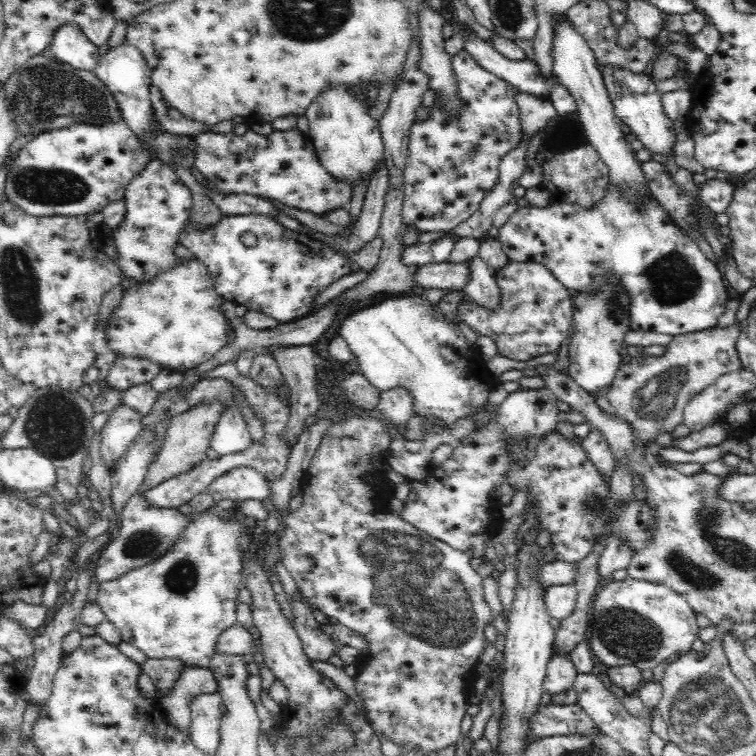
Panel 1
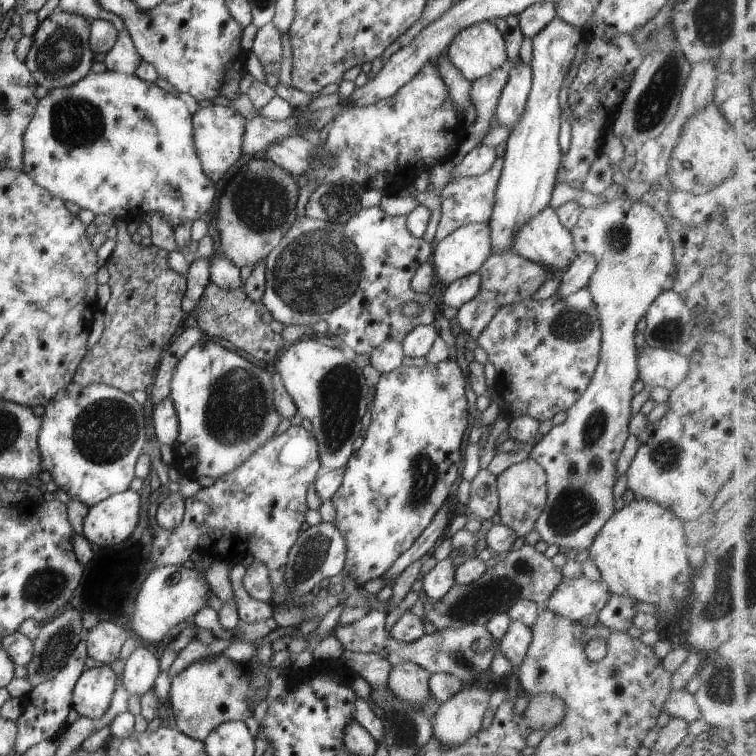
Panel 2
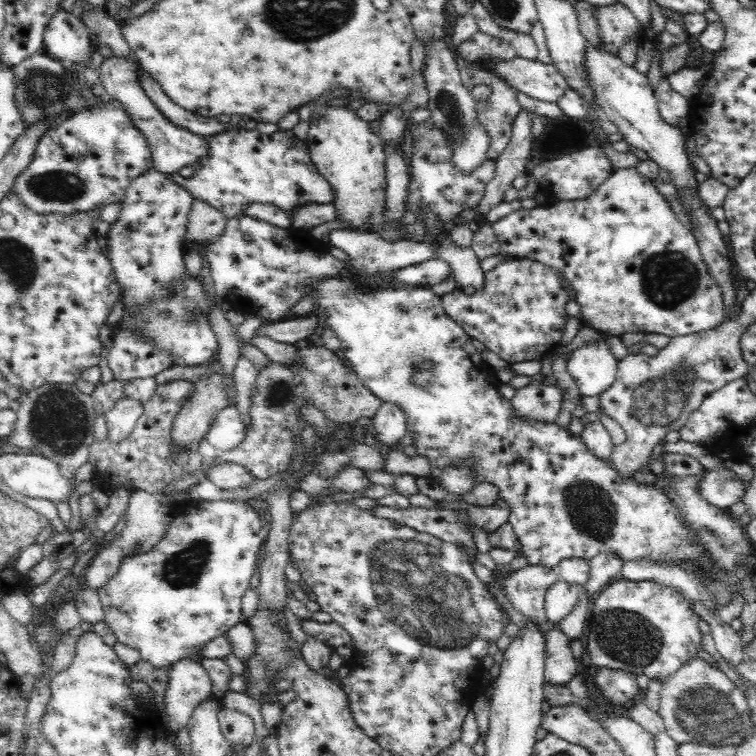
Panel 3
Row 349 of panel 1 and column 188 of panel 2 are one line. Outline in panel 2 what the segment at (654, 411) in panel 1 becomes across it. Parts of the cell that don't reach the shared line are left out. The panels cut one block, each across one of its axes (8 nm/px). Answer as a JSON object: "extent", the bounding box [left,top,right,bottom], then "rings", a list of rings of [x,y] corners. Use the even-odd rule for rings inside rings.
{"extent":[169,656,252,741],"rings":[[[215,656],[207,661],[194,661],[170,680],[169,702],[175,728],[191,739],[203,741],[209,730],[224,721],[243,721],[252,715],[244,702],[251,673],[241,676],[233,662],[224,656]]]}

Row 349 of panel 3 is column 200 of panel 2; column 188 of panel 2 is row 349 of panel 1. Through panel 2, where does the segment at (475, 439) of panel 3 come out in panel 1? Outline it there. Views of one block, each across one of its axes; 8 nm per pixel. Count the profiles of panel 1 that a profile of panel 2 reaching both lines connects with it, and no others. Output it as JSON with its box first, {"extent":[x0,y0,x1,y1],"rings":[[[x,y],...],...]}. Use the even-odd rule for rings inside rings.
{"extent":[338,293,498,431],"rings":[[[405,293],[388,295],[377,304],[358,308],[346,314],[340,320],[338,336],[340,336],[360,367],[362,376],[378,391],[386,392],[404,388],[412,395],[412,414],[421,416],[424,423],[432,421],[438,429],[450,428],[457,420],[470,417],[474,419],[474,431],[487,427],[497,406],[487,402],[490,391],[498,383],[498,378],[487,368],[484,359],[479,355],[476,346],[472,346],[463,336],[460,324],[452,323],[442,315],[440,306],[430,304],[428,298],[421,293]]]}

